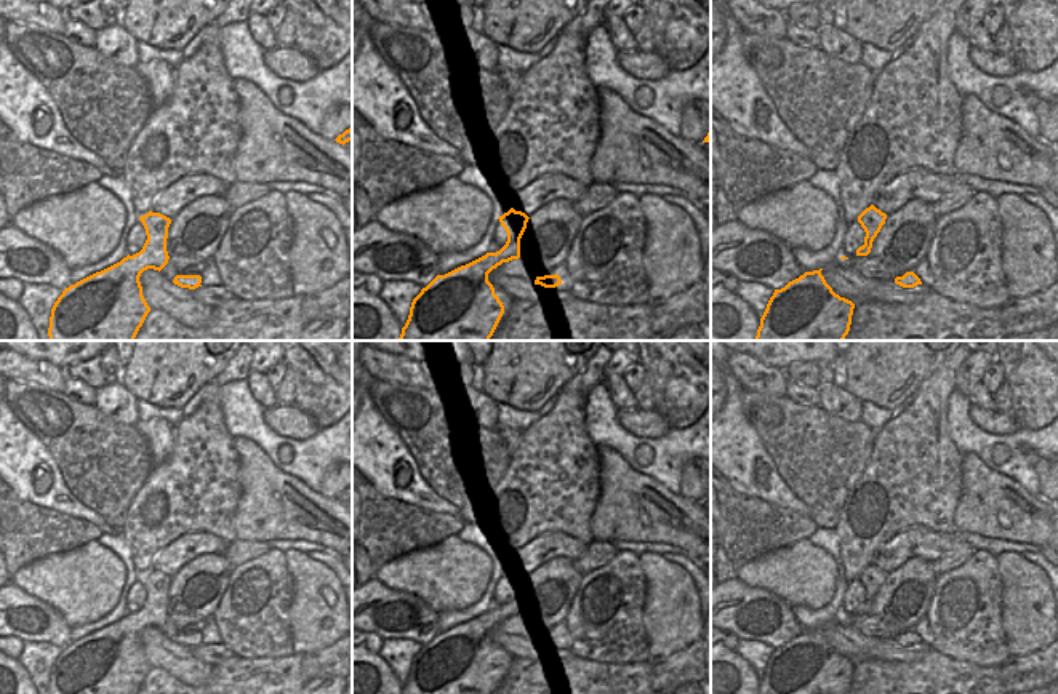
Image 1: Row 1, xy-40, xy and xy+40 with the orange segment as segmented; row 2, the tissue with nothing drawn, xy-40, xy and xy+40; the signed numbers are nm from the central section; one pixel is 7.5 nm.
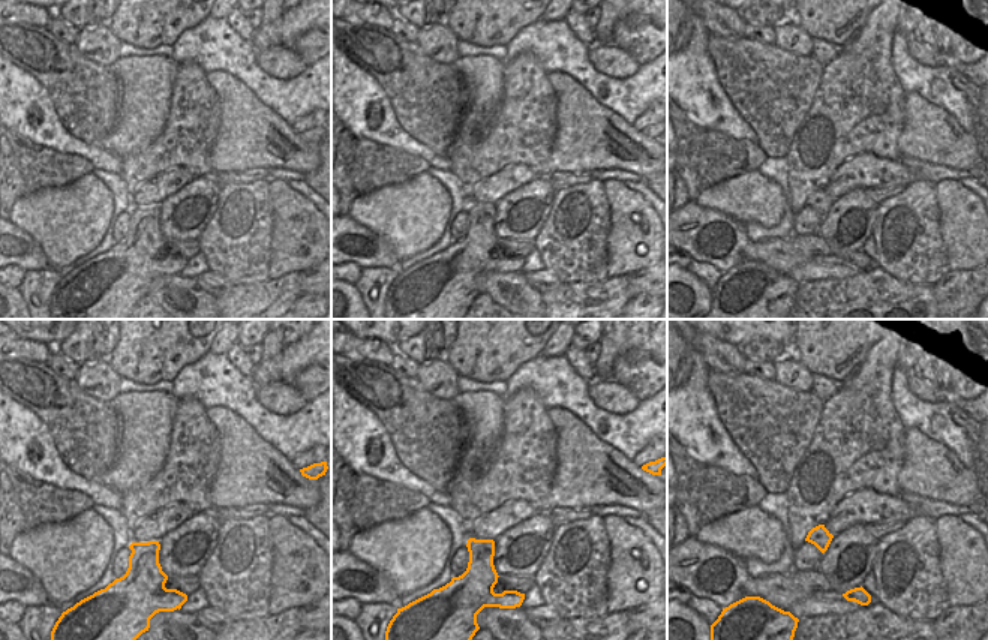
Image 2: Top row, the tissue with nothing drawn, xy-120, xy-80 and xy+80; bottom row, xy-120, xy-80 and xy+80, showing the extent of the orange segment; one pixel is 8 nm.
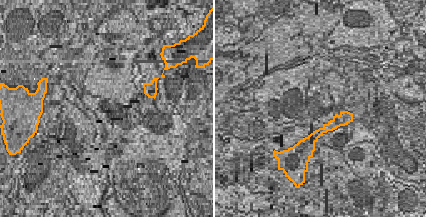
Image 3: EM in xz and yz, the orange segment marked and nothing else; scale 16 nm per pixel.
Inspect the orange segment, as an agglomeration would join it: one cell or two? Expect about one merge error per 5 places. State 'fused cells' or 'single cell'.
single cell

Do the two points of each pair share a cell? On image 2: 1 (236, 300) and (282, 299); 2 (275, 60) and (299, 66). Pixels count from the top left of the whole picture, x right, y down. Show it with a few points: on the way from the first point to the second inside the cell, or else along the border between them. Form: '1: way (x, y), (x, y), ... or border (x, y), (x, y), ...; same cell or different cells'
1: way (248, 300), (270, 300); same cell
2: way (281, 62), (293, 66); same cell

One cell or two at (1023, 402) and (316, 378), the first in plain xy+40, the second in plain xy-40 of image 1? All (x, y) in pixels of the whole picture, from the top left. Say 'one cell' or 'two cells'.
one cell

